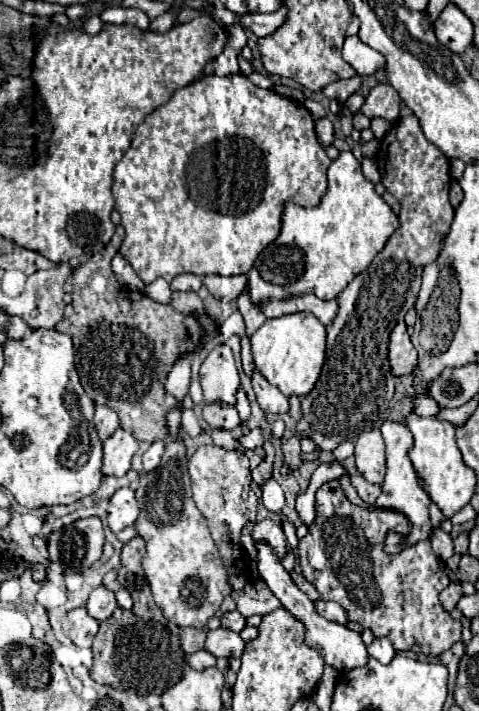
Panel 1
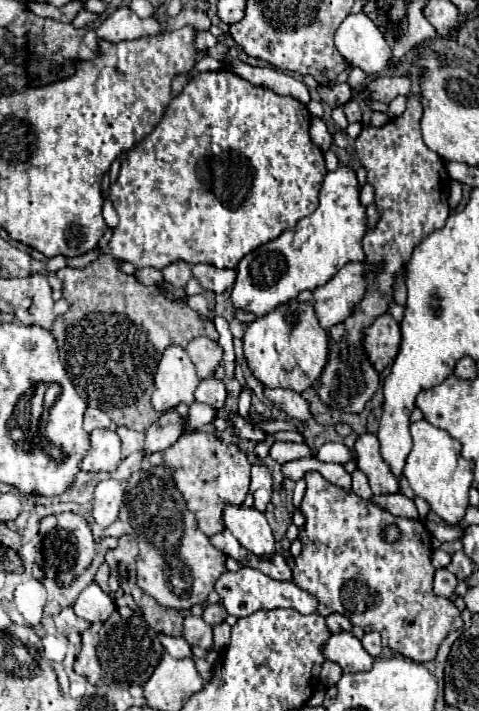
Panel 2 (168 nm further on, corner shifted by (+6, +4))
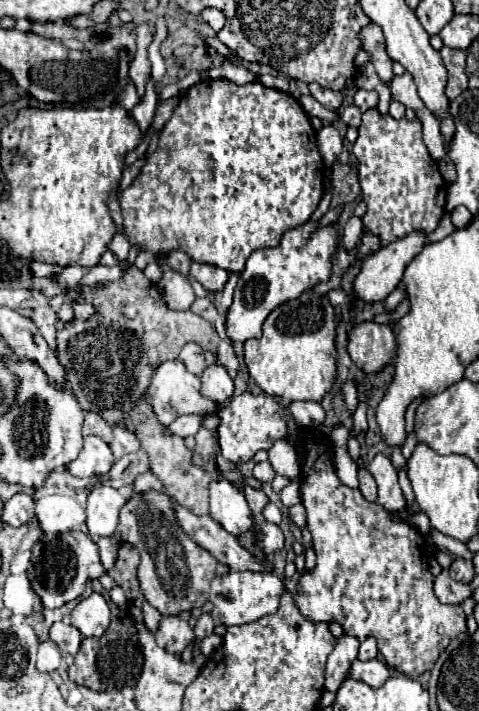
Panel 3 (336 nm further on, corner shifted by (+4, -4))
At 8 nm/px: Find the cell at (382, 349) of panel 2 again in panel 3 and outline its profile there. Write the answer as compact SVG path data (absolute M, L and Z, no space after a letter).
M362 322L348 336L348 352L364 374L378 374L396 356L396 336L388 324Z

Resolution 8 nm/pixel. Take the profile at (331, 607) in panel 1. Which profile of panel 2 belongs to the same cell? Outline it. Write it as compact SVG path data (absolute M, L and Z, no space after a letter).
M240 568L238 572L224 572L216 580L214 590L218 592L226 612L236 618L250 616L258 610L272 610L272 608L294 608L302 614L312 614L312 612L316 612L316 606L318 606L318 600L312 594L298 588L294 582L270 580L270 576L266 576L254 568Z

